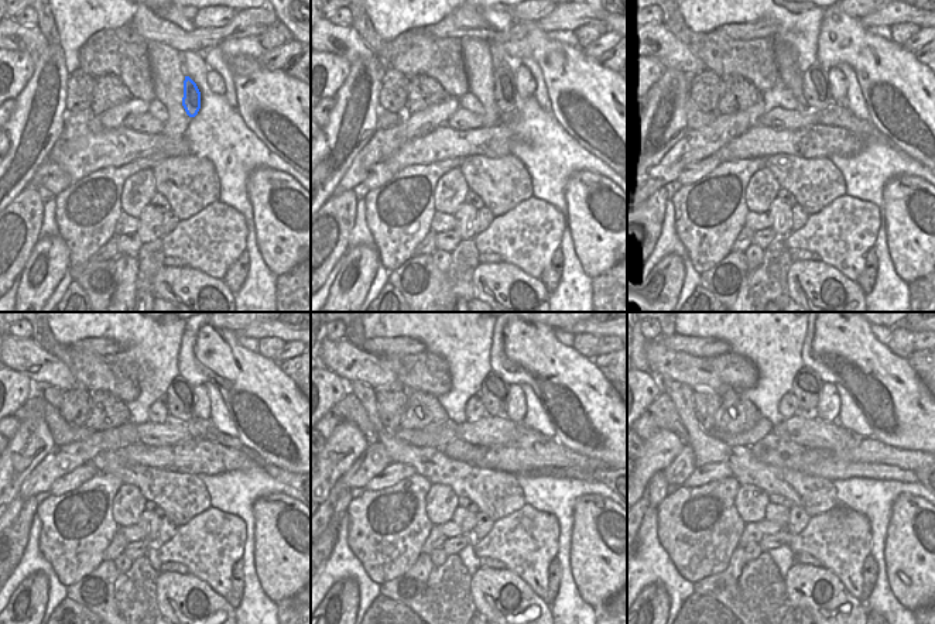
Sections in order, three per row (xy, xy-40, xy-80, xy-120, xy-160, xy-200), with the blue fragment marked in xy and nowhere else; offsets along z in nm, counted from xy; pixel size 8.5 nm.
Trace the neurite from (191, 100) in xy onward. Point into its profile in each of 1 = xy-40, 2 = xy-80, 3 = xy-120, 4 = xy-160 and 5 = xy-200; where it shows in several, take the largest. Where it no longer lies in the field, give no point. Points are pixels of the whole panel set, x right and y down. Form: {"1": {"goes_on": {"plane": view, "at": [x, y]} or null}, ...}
{"1": {"goes_on": {"plane": "xy-40", "at": [506, 98]}}, "2": {"goes_on": {"plane": "xy-80", "at": [817, 92]}}, "3": {"goes_on": {"plane": "xy-120", "at": [180, 398]}}, "4": {"goes_on": {"plane": "xy-160", "at": [493, 393]}}, "5": {"goes_on": {"plane": "xy-200", "at": [807, 387]}}}

